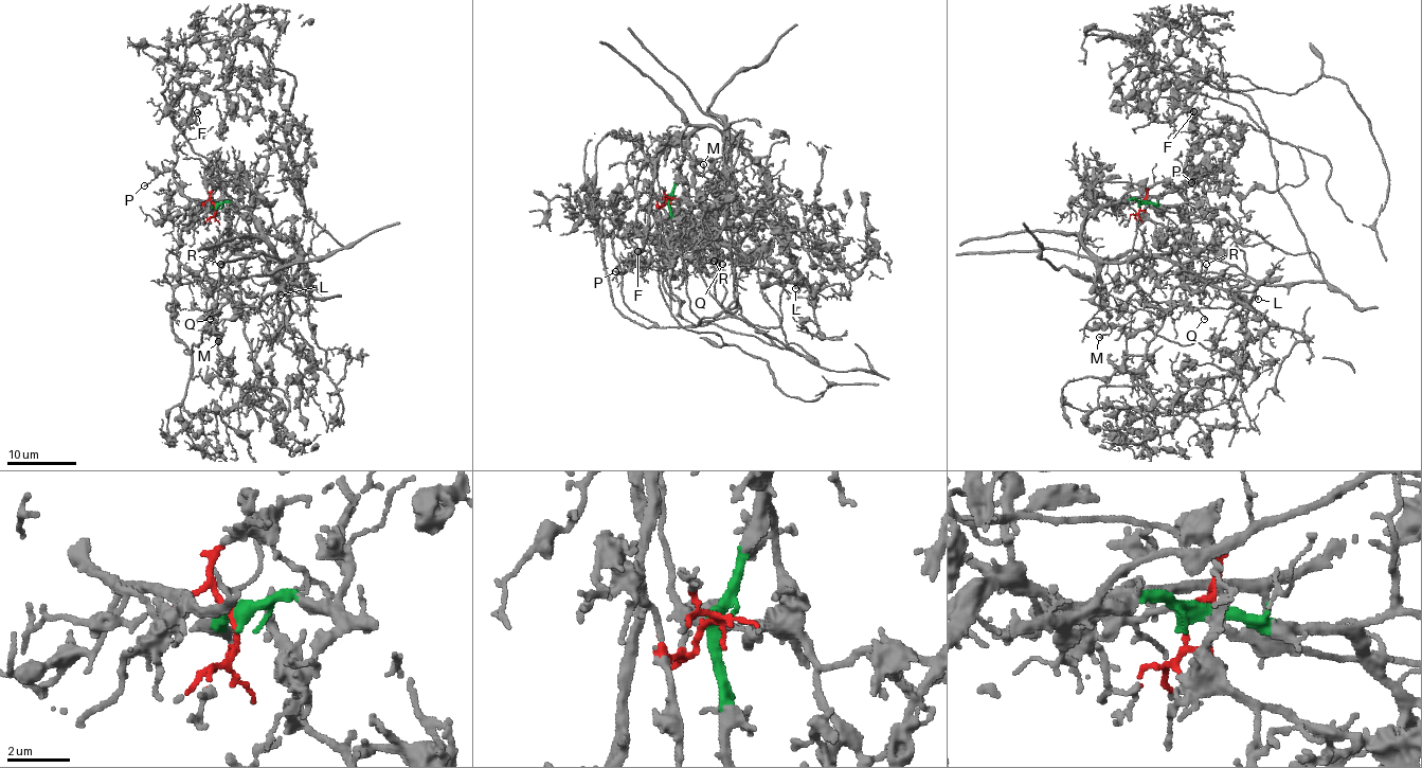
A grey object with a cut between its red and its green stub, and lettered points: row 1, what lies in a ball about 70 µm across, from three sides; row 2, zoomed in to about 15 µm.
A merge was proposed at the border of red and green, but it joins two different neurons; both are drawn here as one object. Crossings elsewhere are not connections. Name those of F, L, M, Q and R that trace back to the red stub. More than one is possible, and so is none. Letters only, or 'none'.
F

